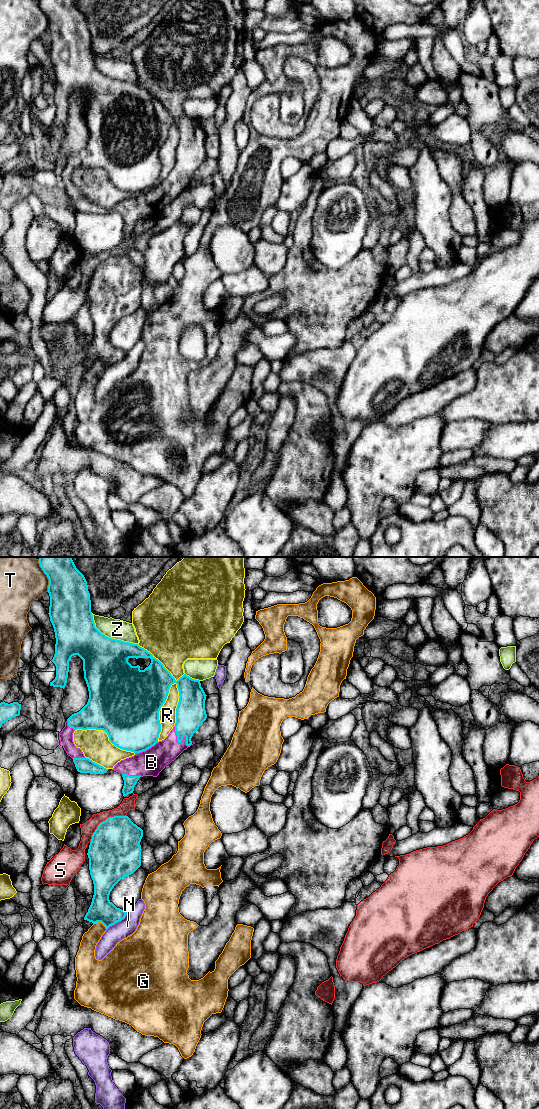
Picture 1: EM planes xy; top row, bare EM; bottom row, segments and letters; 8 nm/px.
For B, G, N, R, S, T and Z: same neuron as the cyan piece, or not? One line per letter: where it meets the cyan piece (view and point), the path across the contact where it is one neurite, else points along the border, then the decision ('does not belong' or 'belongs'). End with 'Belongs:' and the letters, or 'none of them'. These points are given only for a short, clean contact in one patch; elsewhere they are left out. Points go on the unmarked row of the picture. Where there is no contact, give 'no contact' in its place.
B: contact xy (180, 181); belongs
G: contact xy (100, 361); does not belong
N: contact xy (118, 361); does not belong
R: contact xy (168, 130); does not belong
S: contact xy (103, 261); does not belong
T: contact xy (47, 16); does not belong
Z: contact xy (110, 78); does not belong
Belongs: B

